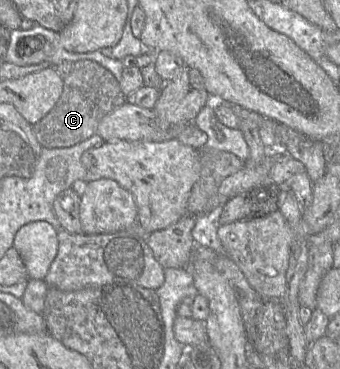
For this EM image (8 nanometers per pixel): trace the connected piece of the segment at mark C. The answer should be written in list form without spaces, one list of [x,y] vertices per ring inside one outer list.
[[[91,60],[77,61],[64,79],[62,94],[54,108],[33,125],[34,134],[43,148],[74,146],[96,134],[101,119],[125,103],[126,97],[109,70]]]

